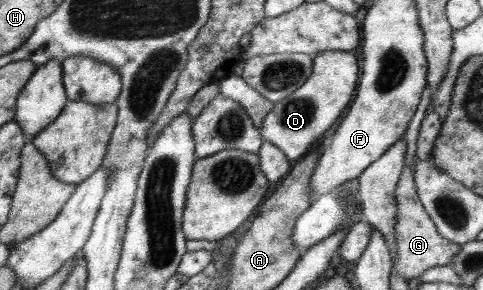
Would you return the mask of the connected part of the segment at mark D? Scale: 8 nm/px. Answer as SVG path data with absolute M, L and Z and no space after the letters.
M322 51L312 55L312 58L312 75L299 89L274 104L260 129L264 141L276 145L287 160L297 161L314 148L318 139L349 105L359 79L359 65L354 51Z

